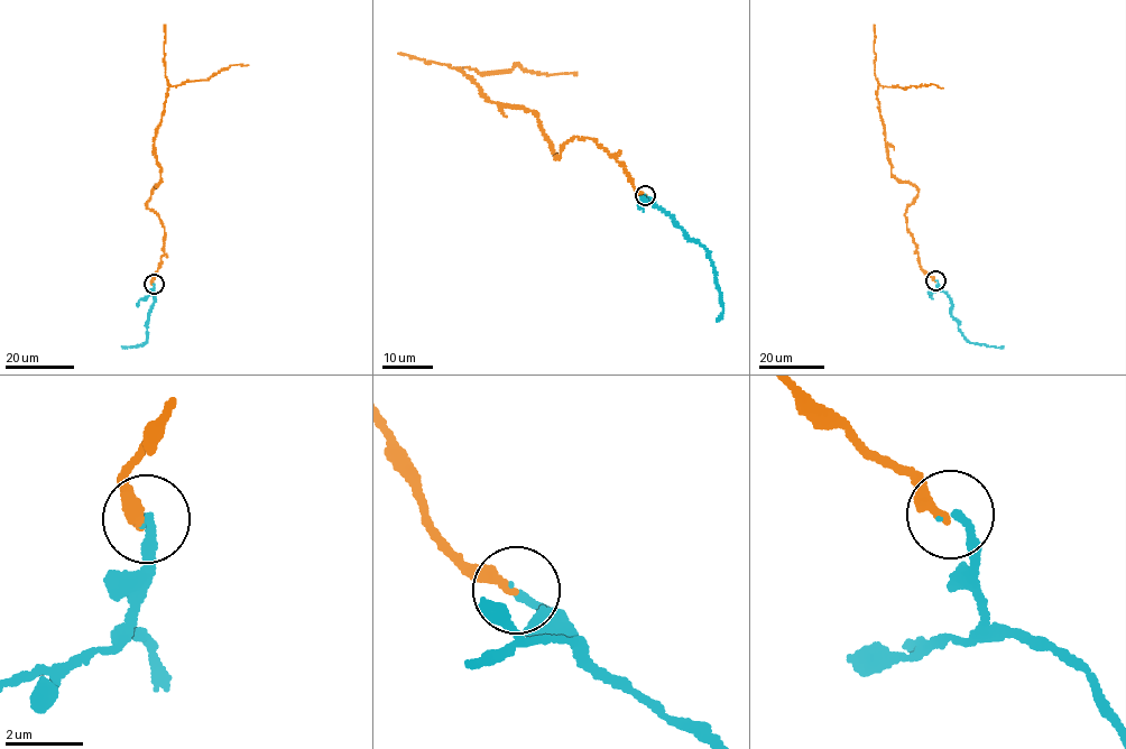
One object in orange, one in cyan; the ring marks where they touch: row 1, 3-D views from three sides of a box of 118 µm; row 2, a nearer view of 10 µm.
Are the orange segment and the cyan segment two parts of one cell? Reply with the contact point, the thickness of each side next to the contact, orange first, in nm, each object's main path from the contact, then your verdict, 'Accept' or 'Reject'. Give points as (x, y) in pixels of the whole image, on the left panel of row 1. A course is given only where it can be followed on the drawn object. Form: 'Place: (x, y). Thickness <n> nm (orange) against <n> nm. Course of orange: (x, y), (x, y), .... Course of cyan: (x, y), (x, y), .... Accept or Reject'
Place: (154, 284). Thickness 320 nm (orange) against 240 nm. Course of orange: (153, 284), (164, 227), (147, 206), (160, 178), (154, 137), (169, 86), (247, 65). Course of cyan: (154, 284), (155, 301), (149, 312), (147, 341), (144, 344), (122, 347). Accept

